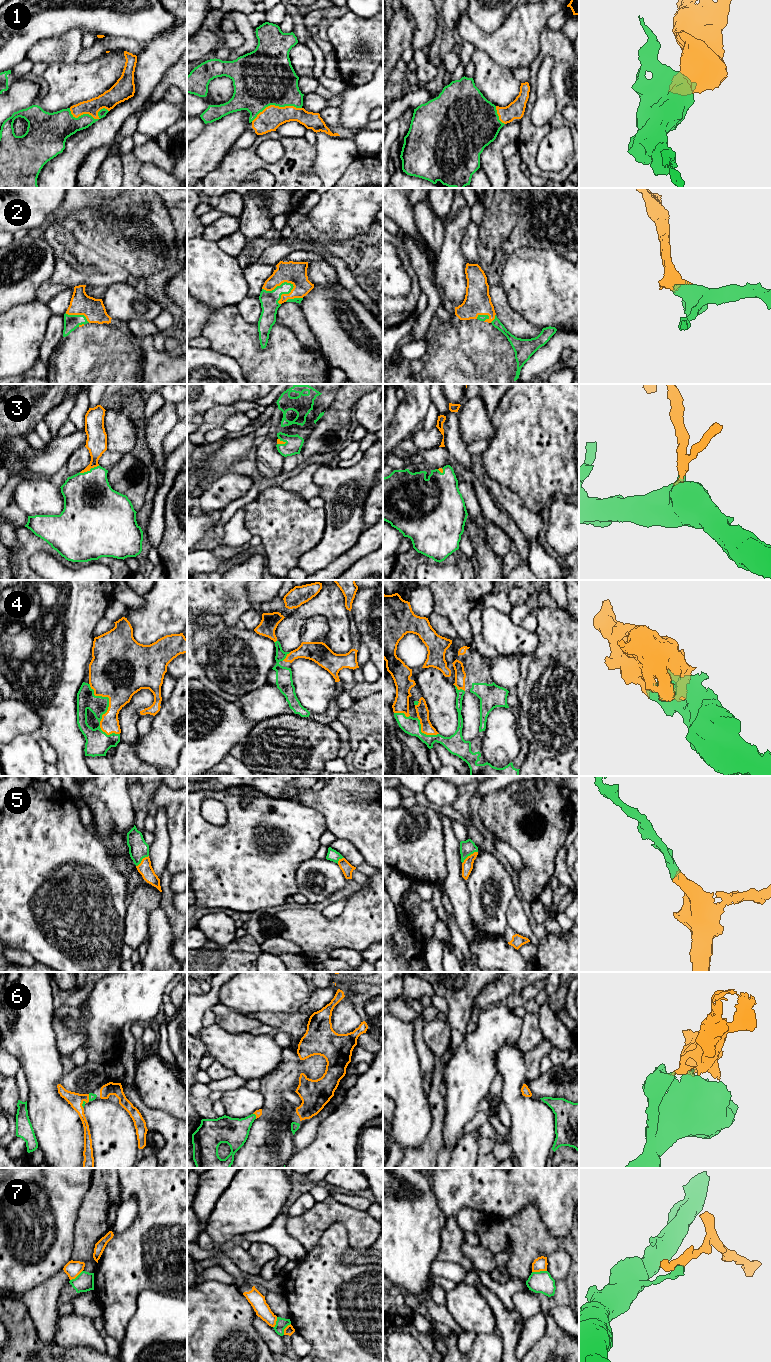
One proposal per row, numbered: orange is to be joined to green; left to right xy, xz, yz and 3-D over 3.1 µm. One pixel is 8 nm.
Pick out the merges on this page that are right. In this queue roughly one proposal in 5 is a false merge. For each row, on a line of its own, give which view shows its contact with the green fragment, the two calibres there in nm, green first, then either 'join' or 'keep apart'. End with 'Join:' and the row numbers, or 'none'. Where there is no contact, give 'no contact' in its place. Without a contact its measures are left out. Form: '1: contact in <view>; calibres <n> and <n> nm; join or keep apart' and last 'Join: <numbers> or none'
1: contact in xy; calibres 220 and 150 nm; join
2: contact in xz; calibres 140 and 180 nm; join
3: contact in xy; calibres 400 and 170 nm; join
4: contact in xy; calibres 160 and 320 nm; join
5: contact in yz; calibres 120 and 90 nm; join
6: contact in xy; calibres 20 and 110 nm; join
7: contact in yz; calibres 180 and 110 nm; keep apart
Join: 1, 2, 3, 4, 5, 6

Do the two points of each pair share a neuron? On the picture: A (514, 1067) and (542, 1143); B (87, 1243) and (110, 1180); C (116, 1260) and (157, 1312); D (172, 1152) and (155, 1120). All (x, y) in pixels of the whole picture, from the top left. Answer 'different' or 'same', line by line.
A: same
B: same
C: different
D: same

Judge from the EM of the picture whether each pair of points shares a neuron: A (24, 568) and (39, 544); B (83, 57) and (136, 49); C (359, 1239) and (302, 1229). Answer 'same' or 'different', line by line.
A: same
B: same
C: same

